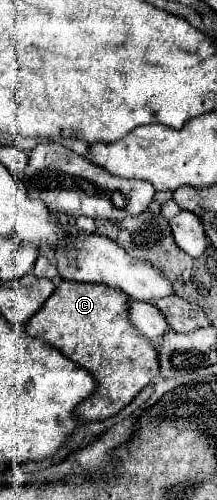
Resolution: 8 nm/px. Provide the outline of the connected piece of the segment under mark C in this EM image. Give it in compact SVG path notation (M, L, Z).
M62 280L54 294L46 300L46 306L42 306L36 318L32 316L26 324L28 334L52 344L72 362L94 374L98 390L76 410L84 422L116 416L136 398L136 394L154 384L160 376L156 348L148 338L136 332L128 318L128 306L130 298L116 288Z

